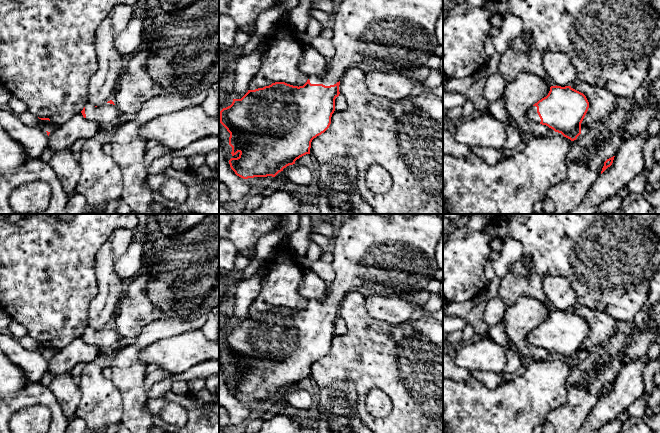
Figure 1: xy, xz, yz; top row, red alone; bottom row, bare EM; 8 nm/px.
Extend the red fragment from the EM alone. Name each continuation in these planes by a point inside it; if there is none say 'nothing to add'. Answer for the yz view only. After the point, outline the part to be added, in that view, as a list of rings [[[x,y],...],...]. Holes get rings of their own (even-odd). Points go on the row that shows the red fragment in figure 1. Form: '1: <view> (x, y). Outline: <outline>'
1: yz (532, 113). Outline: [[[532,106],[528,109],[527,116],[534,123],[540,123],[541,122],[541,119],[537,113],[537,107],[536,106]]]

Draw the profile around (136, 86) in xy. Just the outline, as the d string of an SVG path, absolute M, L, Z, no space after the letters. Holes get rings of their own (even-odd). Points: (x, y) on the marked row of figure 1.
M145 43L137 54L126 59L112 101L121 113L138 113L142 105L159 95L196 94L204 83L204 75L199 72L184 73L177 81L162 85L156 83L147 69L151 45Z

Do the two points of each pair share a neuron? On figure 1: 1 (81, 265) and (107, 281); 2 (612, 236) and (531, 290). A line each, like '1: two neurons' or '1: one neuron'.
1: two neurons
2: one neuron

